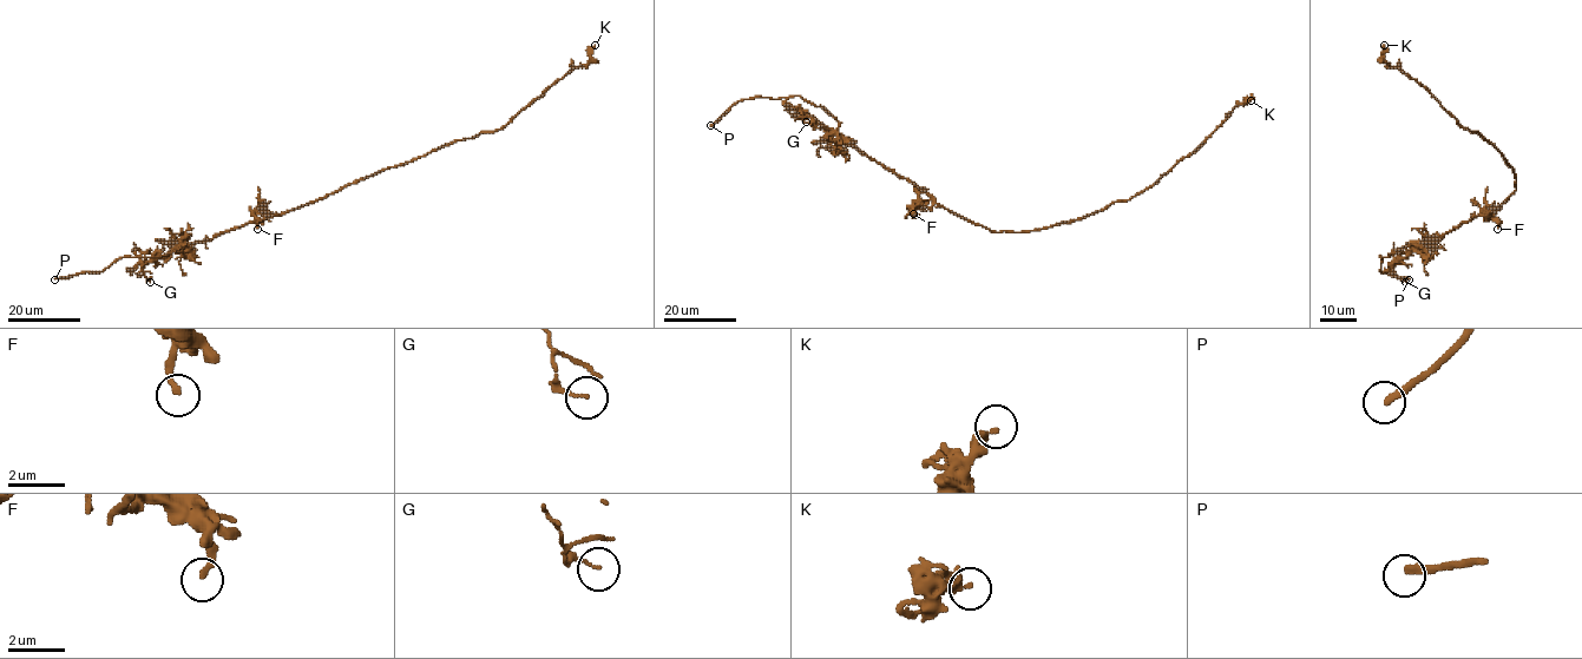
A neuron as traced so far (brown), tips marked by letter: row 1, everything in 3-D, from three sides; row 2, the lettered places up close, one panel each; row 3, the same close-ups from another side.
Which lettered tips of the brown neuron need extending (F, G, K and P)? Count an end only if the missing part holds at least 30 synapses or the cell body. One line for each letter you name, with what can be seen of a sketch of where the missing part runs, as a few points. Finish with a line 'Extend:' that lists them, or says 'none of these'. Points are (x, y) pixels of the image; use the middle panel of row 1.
Extend: P

